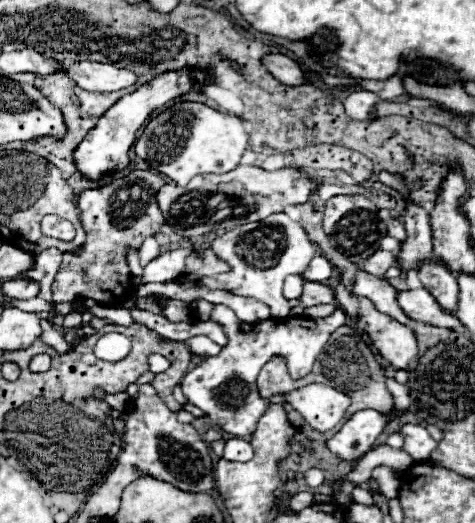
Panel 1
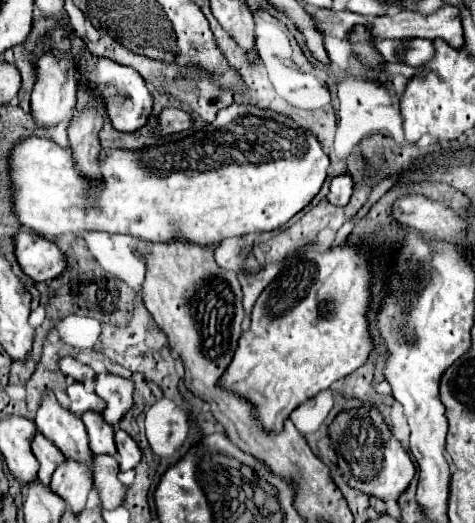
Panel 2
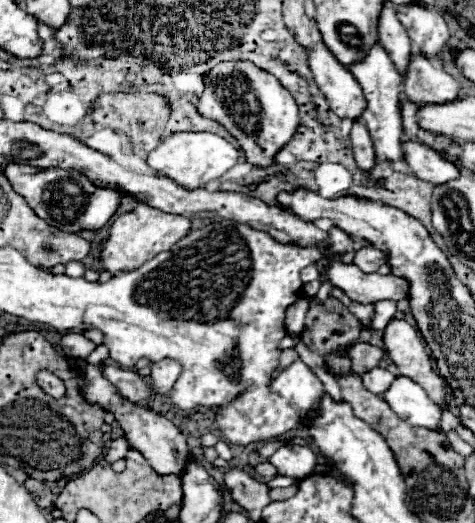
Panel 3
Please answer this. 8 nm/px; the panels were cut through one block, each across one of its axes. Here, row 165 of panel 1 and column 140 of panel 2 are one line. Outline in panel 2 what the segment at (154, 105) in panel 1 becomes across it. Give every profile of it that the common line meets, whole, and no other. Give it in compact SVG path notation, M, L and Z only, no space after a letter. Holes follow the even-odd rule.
M82 38L72 40L72 54L78 60L78 66L88 70L88 76L90 76L92 84L96 86L96 94L102 94L100 98L104 100L106 112L112 120L112 126L118 132L136 132L136 130L140 130L148 122L148 118L152 114L152 106L154 106L152 92L146 88L144 78L134 68L120 66L120 64L116 64L112 60L106 60L106 58L100 58L100 60L92 58L82 46Z

